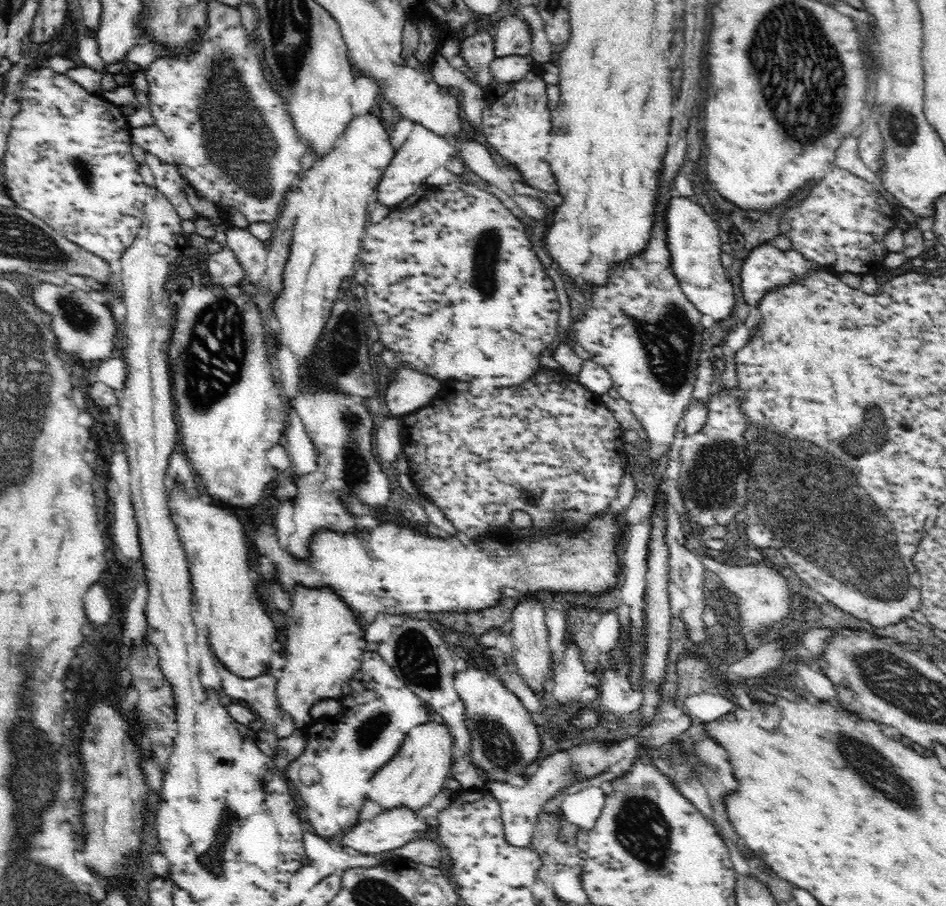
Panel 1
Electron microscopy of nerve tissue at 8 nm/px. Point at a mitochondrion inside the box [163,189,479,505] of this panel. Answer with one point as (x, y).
(199, 398)

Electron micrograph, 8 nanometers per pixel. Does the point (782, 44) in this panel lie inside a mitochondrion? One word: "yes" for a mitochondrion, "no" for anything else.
yes

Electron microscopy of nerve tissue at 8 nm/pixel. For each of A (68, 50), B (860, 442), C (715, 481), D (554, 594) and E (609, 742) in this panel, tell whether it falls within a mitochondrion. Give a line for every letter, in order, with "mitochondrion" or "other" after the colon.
A: other
B: mitochondrion
C: mitochondrion
D: other
E: other

